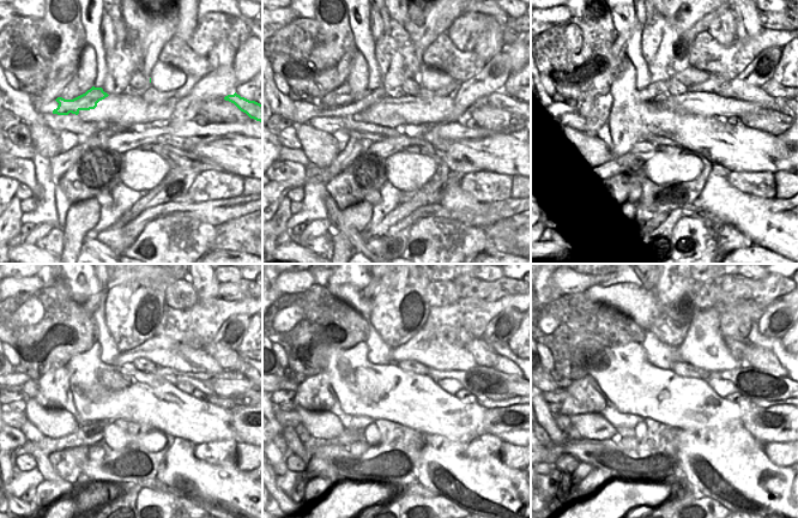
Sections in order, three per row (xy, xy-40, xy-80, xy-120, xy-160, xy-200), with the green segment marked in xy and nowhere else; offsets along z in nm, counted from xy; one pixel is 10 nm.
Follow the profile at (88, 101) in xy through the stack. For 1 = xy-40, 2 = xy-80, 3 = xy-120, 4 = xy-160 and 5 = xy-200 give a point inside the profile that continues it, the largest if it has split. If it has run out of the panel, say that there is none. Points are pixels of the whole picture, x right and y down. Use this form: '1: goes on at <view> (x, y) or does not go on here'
1: goes on at xy-40 (368, 96)
2: goes on at xy-80 (658, 90)
3: goes on at xy-120 (162, 350)
4: goes on at xy-160 (425, 348)
5: goes on at xy-200 (705, 347)

